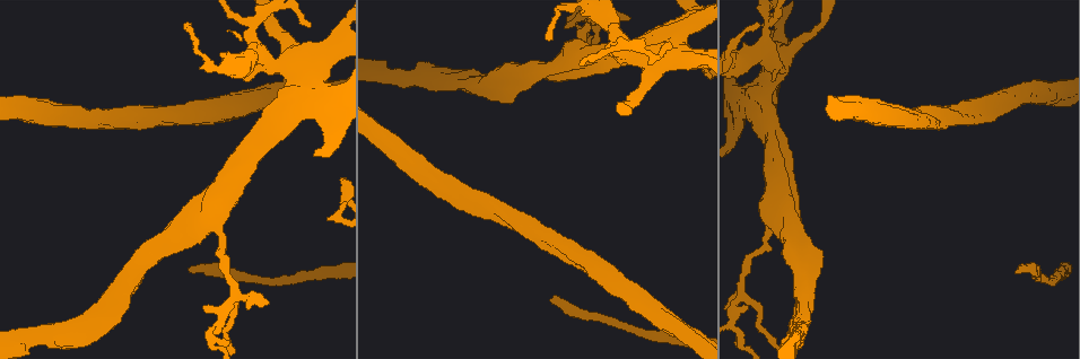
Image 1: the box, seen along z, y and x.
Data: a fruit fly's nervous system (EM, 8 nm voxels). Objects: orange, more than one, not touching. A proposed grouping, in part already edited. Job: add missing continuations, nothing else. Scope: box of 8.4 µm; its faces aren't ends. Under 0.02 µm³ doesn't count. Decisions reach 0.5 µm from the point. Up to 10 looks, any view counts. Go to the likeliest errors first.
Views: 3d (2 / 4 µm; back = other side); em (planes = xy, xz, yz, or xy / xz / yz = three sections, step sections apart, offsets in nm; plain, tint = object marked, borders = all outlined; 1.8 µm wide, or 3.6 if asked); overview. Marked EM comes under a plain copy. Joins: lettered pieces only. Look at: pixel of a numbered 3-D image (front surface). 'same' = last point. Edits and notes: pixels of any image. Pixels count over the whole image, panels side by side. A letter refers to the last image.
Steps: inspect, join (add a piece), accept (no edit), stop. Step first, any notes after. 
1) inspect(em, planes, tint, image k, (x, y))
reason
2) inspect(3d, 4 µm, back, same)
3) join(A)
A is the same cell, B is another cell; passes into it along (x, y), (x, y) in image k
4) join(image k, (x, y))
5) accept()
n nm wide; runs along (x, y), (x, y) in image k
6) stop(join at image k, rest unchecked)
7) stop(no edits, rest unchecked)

inspect(em, planes, borders, image 1, (190, 271))
end of a long branch

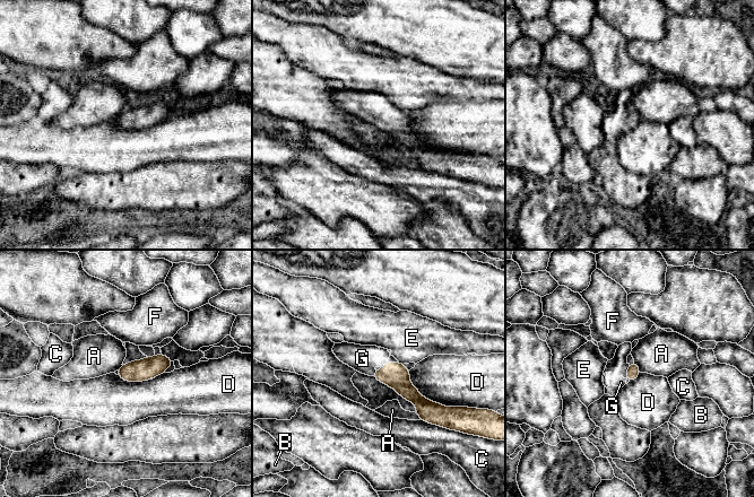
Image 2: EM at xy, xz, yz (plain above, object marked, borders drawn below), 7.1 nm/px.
join(G)
G is the same cell, A, B, C, D, E and F are other cells; passes into it along (396, 375), (373, 373), (362, 358) in image 2; the neuron continues

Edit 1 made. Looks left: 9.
inspect(em, xz, step 8, borders, image 1, (243, 79))
stops while still wide

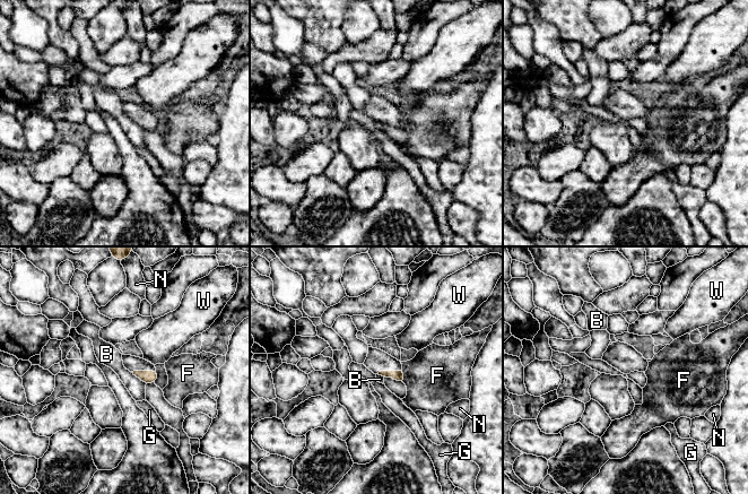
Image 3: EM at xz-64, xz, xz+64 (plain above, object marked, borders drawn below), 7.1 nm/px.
inspect(em, planes, borders, same)

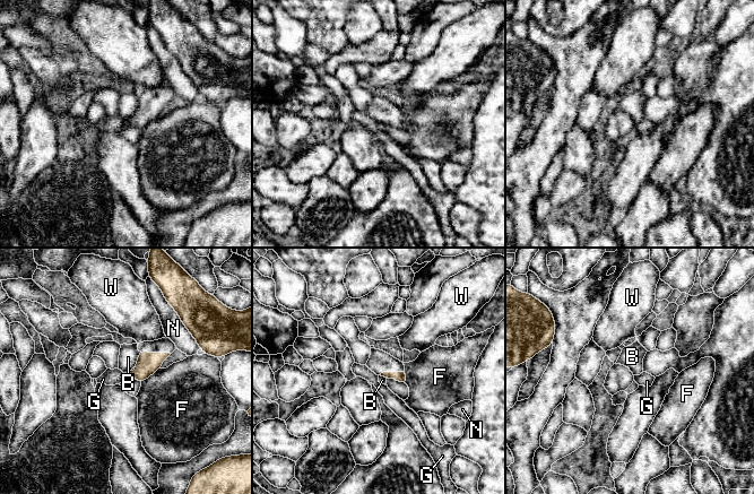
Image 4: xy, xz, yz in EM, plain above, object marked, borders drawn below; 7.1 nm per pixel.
accept()
B, F, G, N and W are other cells; none of them fits

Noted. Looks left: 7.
inspect(3d, 2 µm, image 1, (628, 17))
free end

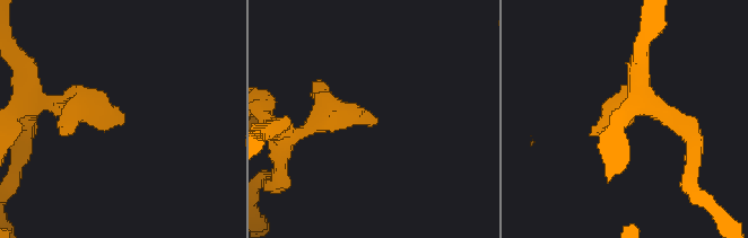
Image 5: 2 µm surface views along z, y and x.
inspect(em, xy, step 8, borders, image 5, (371, 121))
need the tissue

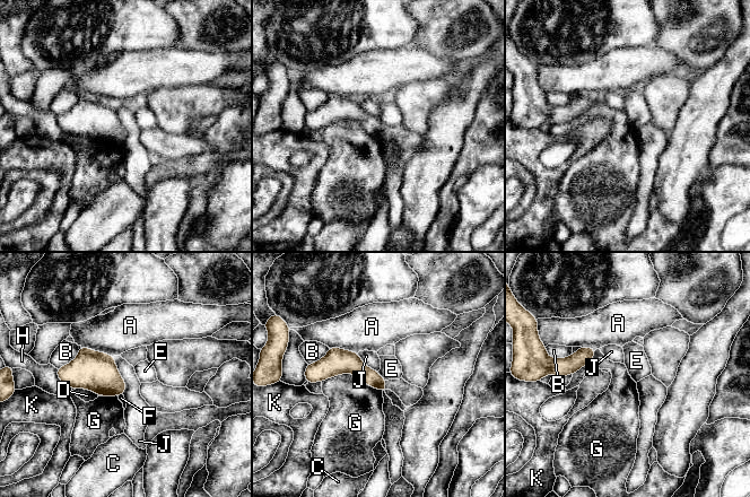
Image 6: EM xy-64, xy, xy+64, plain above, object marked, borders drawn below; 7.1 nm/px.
inspect(em, planes, borders, same)
another direction

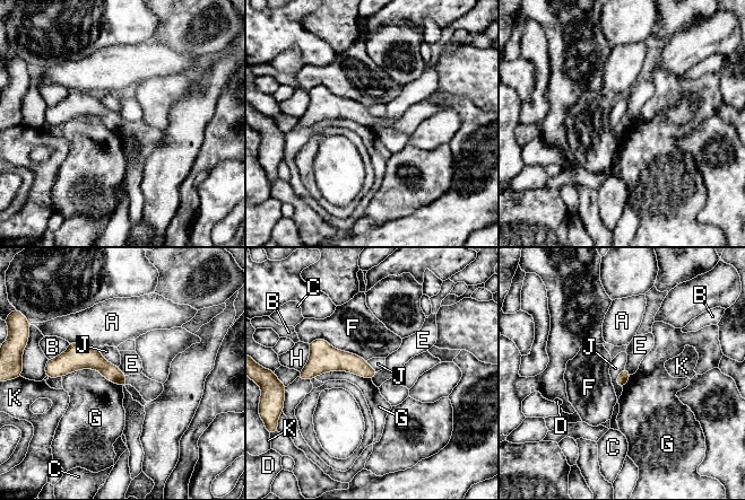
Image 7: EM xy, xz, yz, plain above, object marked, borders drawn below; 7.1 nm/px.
accept()
90 nm wide; A, B, C, D, E, F, G, H, J and K are other cells; border along (118, 367), (127, 375) in image 7; none of them fits

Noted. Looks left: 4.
inspect(3d, 2 µm, image 1, (509, 101))
thick end

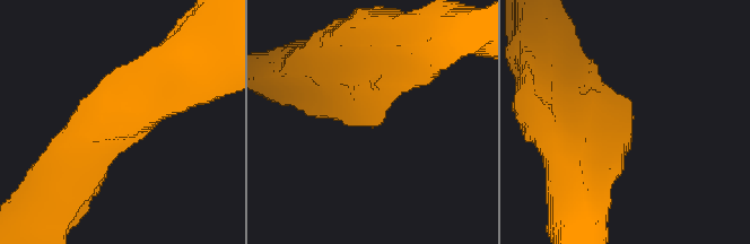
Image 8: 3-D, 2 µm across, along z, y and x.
inspect(em, xz, step 4, tint, image 8, (377, 123))

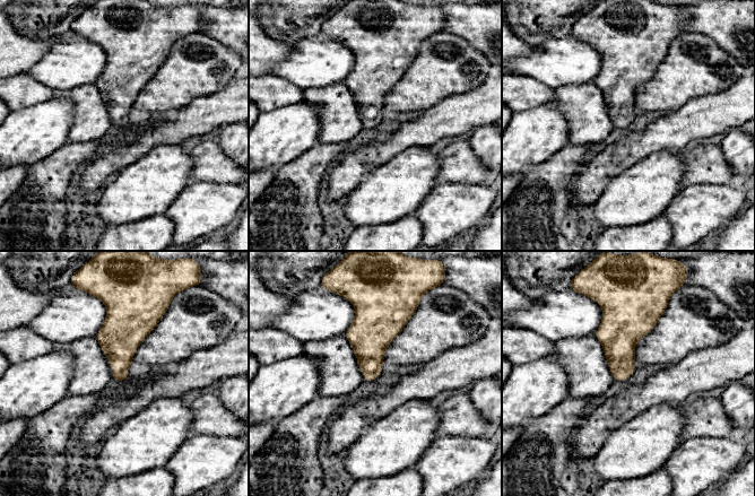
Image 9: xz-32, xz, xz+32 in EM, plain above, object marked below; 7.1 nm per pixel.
inspect(em, planes, borders, same)

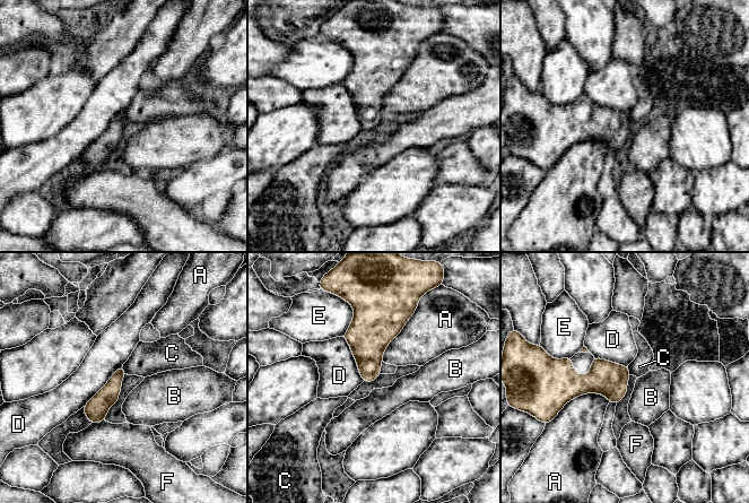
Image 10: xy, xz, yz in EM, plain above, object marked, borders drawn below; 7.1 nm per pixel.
accept()
A touches over 400 nm; A, B, C, D, E and F are other cells; border along (627, 366), (630, 374) in image 10; no lettered piece goes on from it

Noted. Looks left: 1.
stop(join at image 2, rest unchecked)

